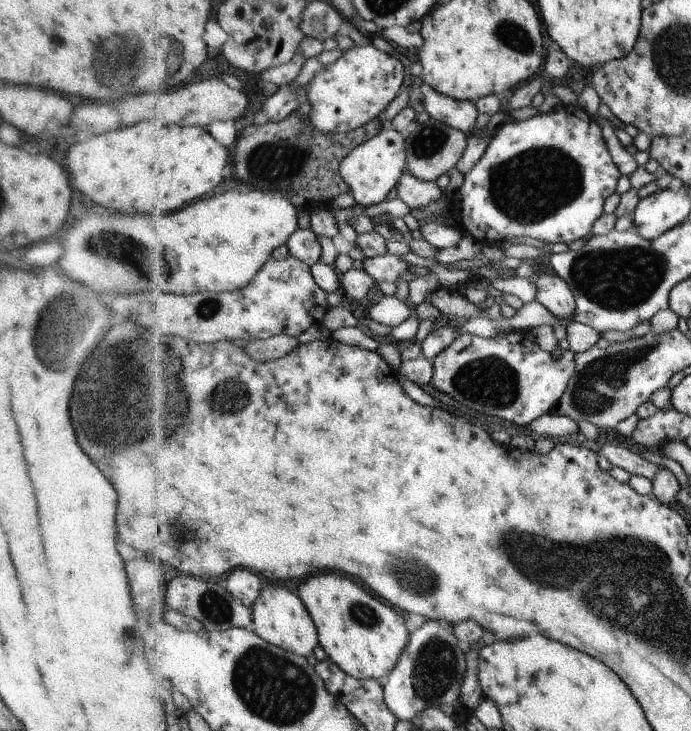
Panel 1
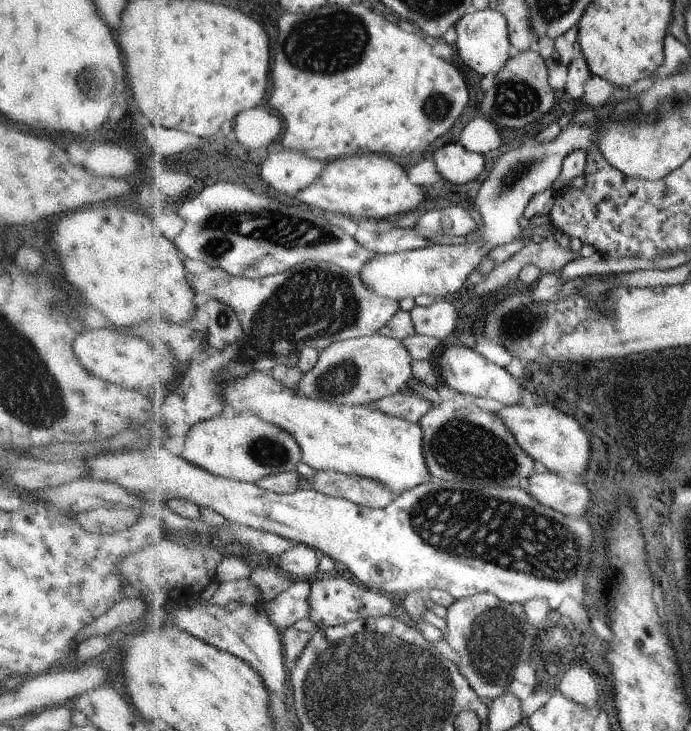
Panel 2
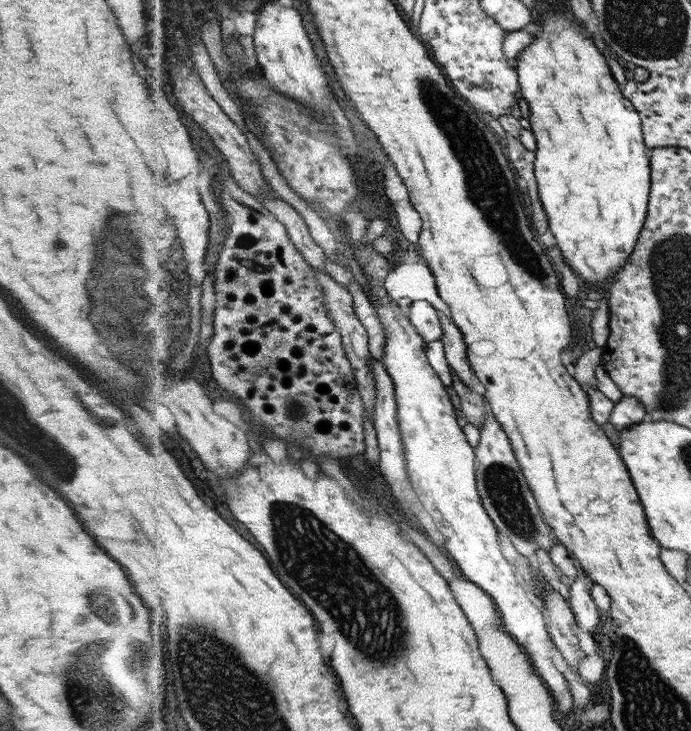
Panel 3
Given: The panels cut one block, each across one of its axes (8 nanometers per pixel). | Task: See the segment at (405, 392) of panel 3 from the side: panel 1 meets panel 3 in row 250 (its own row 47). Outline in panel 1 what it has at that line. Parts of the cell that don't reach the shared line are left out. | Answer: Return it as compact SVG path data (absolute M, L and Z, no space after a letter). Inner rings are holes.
M373 43L360 45L351 48L344 53L344 56L334 64L324 67L318 72L315 78L308 84L306 99L310 99L313 104L313 125L322 128L324 132L340 132L347 134L366 126L380 117L383 112L398 98L401 93L400 86L404 82L404 68L400 64L400 58L395 58L392 54L376 48Z

